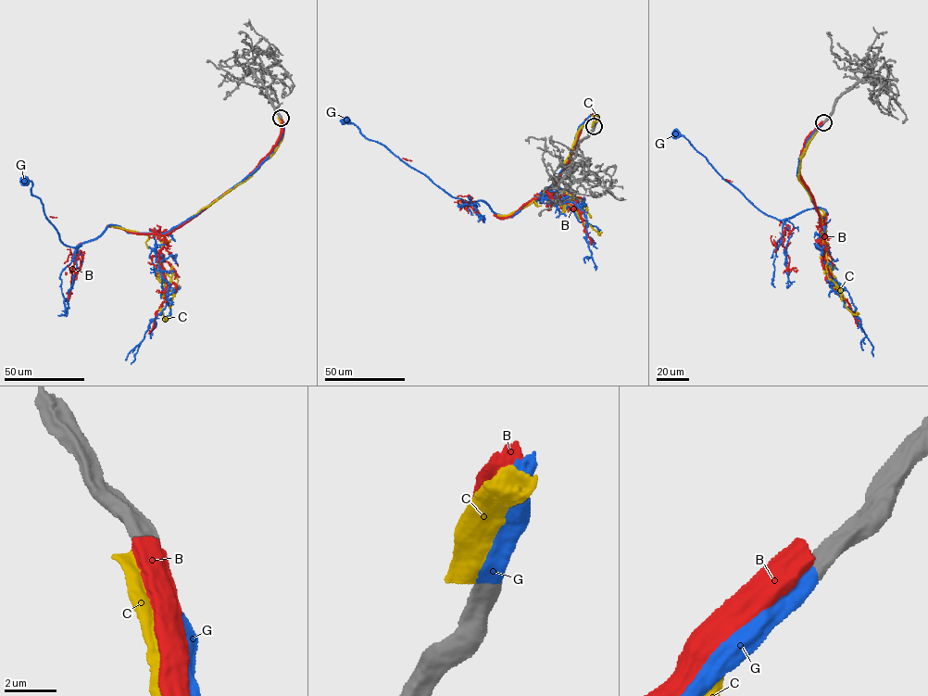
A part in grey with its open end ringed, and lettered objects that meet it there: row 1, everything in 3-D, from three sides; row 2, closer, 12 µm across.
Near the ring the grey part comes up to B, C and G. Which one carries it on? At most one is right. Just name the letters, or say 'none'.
G

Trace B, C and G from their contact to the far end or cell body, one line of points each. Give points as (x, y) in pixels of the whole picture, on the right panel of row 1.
B: (823, 122), (806, 139), (798, 170), (821, 223), (825, 211), (818, 208), (780, 221), (725, 179)
C: (822, 122), (799, 159), (797, 176), (820, 214), (830, 270), (846, 308), (853, 314), (857, 311)
G: (823, 122), (796, 171), (820, 223), (826, 213), (820, 208), (781, 220), (763, 213), (675, 134)

